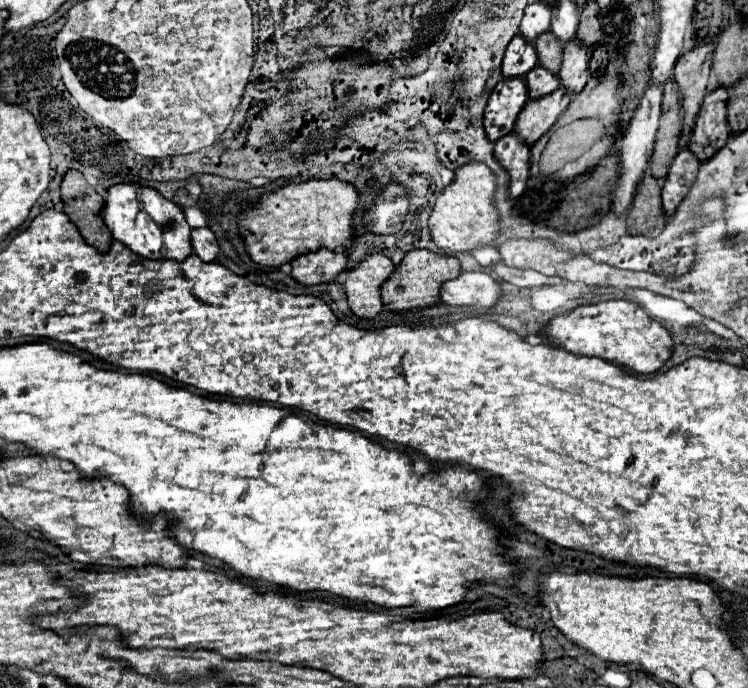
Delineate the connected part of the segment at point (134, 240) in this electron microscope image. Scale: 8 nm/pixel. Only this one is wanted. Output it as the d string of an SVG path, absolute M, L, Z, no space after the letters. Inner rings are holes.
M115 184L107 190L101 218L115 240L125 244L129 250L151 260L183 260L191 250L191 226L187 224L183 210L173 200L167 200L151 186L141 184Z

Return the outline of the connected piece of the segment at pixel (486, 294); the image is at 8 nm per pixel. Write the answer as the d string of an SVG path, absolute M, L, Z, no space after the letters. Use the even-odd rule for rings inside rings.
M461 272L459 278L445 282L441 288L441 300L449 306L491 308L501 296L501 284L485 272Z

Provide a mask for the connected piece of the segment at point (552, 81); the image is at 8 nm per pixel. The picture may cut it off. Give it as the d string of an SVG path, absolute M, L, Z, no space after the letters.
M539 64L527 74L527 84L529 84L529 96L541 98L559 88L559 78Z

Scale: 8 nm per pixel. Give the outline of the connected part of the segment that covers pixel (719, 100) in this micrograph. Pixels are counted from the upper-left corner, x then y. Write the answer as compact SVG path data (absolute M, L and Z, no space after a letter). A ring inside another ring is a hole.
M717 86L711 90L697 114L695 126L689 136L689 150L699 158L707 160L717 148L723 148L725 140L729 138L729 124L727 124L727 100L731 96L731 88Z

